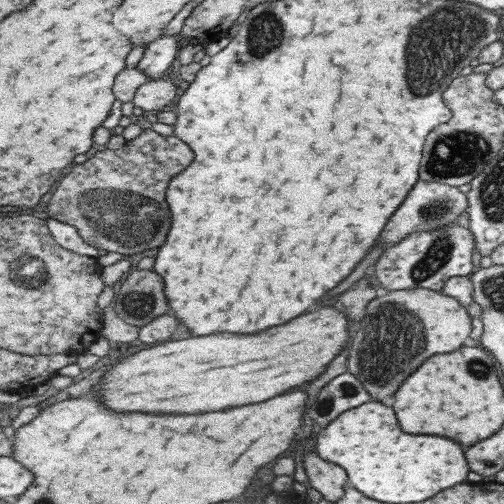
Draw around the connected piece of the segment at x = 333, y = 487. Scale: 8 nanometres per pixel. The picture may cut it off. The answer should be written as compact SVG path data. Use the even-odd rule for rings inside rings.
M314 447L306 449L303 452L303 465L308 480L323 498L328 502L336 502L344 494L346 486L346 472L338 466L324 460L315 450Z

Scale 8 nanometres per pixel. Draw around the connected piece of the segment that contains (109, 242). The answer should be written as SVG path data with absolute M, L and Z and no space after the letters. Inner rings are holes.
M146 129L135 139L127 141L123 147L97 151L85 163L76 165L55 187L48 205L48 217L76 226L86 242L110 252L131 255L160 248L166 244L174 220L166 192L172 180L182 174L194 160L194 150L179 136L162 136L156 130Z

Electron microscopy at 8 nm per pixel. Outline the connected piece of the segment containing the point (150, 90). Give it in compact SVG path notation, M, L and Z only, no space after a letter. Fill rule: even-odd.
M152 79L140 87L135 98L136 106L146 112L164 110L178 98L179 85L172 80Z

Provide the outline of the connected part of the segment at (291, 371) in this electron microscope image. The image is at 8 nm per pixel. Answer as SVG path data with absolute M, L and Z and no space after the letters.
M322 308L262 334L212 334L160 344L121 359L102 384L104 402L120 412L216 412L266 402L322 374L348 340L343 308Z

